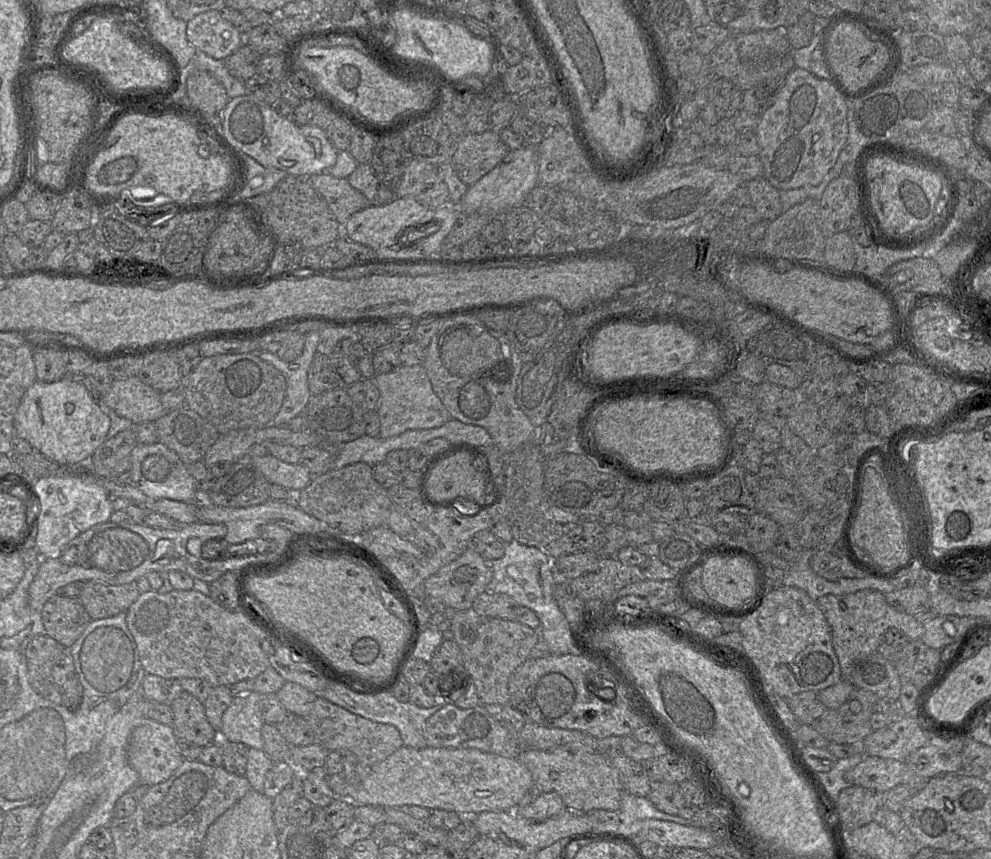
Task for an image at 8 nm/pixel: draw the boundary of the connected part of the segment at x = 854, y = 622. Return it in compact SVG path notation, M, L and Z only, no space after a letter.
M865 589L846 595L828 594L816 601L831 627L834 651L841 666L842 679L849 682L849 671L859 660L877 652L884 642L884 634L895 627L908 639L921 638L924 625L921 617L913 616L892 607L884 593Z

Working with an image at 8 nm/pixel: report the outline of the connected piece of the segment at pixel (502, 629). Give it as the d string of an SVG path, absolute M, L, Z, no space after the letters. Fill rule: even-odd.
M481 617L478 637L470 646L462 649L462 653L467 682L476 686L484 706L505 706L510 702L510 678L529 659L532 649L539 640L538 631L517 620Z

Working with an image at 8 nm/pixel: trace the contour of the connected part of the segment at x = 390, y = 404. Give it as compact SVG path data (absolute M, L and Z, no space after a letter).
M403 366L373 378L380 392L377 414L380 418L380 438L398 436L408 430L437 428L451 419L446 407L435 394L423 366Z

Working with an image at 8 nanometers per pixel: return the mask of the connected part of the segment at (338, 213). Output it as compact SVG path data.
M329 172L307 178L342 226L353 213L370 205L367 198L349 184L347 178L337 178Z

